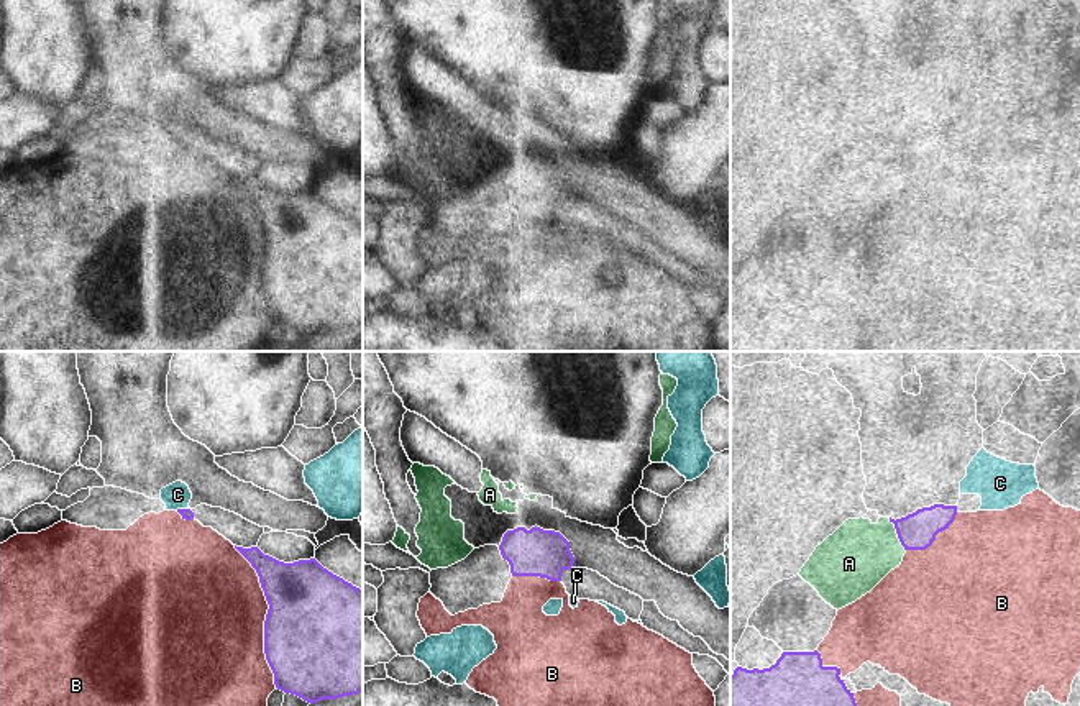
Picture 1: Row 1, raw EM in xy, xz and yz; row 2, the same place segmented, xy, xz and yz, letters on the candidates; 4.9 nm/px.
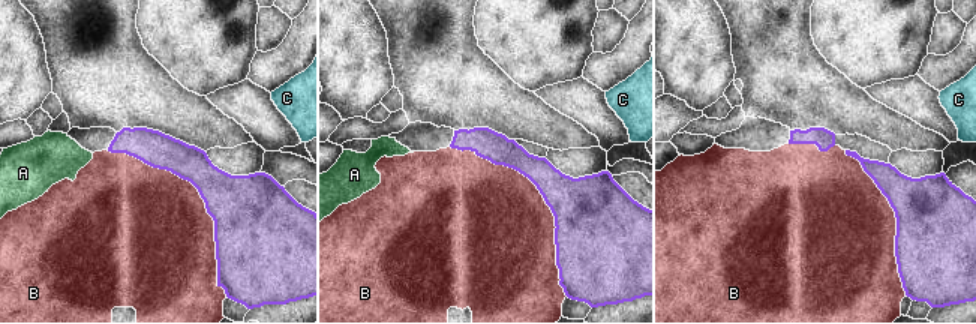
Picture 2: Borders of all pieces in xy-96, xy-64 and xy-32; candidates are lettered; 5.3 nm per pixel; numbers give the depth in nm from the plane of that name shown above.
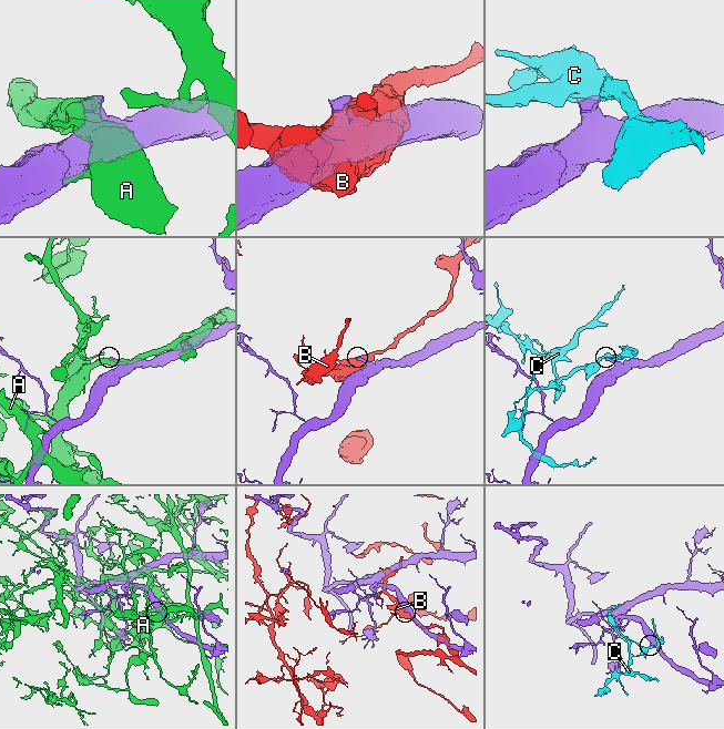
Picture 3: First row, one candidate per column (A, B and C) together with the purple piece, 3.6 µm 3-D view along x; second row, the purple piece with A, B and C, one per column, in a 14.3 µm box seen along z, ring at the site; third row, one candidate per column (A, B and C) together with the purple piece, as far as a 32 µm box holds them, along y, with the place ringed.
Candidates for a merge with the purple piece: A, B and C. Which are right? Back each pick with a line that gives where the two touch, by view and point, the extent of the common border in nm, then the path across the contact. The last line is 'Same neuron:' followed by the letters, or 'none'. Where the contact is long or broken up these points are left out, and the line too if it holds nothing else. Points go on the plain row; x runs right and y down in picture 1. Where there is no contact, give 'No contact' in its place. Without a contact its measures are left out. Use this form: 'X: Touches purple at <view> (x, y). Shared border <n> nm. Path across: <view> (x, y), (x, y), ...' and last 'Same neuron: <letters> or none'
Same neuron: none

